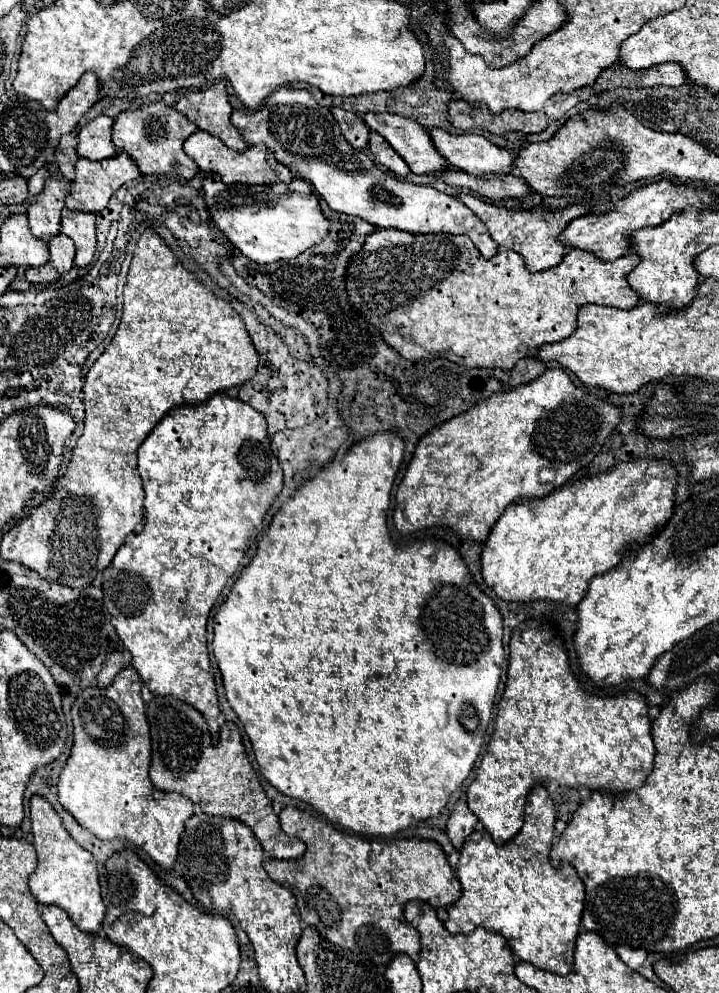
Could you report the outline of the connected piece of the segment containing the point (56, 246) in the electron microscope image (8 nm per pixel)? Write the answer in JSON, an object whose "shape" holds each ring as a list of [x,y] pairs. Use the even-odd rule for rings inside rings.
{"shape":[[[57,233],[55,237],[51,237],[49,239],[49,251],[51,251],[51,257],[45,265],[27,269],[27,281],[49,283],[73,267],[75,247],[73,247],[73,241],[69,237],[65,237],[63,233]]]}

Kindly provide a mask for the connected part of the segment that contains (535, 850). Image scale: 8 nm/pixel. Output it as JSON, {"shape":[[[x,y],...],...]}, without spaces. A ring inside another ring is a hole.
{"shape":[[[535,785],[533,791],[527,795],[525,803],[525,823],[519,829],[519,833],[505,845],[491,843],[489,833],[473,831],[461,851],[459,851],[459,865],[457,865],[457,877],[461,881],[463,893],[461,897],[447,909],[447,921],[445,927],[451,933],[469,933],[475,927],[483,925],[491,931],[501,933],[511,951],[527,963],[533,963],[539,969],[553,971],[557,975],[565,975],[571,971],[573,965],[573,951],[575,951],[575,939],[581,925],[581,913],[583,913],[583,901],[585,901],[585,887],[575,869],[569,863],[561,863],[559,867],[553,867],[549,861],[549,849],[551,839],[555,831],[555,809],[553,801],[545,789],[545,785]]]}

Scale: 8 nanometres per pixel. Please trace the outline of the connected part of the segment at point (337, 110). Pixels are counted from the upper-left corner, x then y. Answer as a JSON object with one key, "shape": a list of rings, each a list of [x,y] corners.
{"shape":[[[331,107],[331,113],[333,113],[335,121],[339,123],[341,133],[343,133],[343,137],[347,139],[349,145],[353,145],[355,149],[367,147],[369,129],[367,129],[367,125],[363,123],[361,117],[357,117],[357,115],[341,109],[341,107]]]}

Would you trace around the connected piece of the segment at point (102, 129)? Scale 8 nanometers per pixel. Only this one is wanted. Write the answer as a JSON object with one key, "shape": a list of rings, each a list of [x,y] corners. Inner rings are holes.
{"shape":[[[97,115],[93,121],[85,123],[77,133],[77,155],[91,161],[113,157],[117,151],[111,143],[111,125],[113,119],[107,115]]]}

